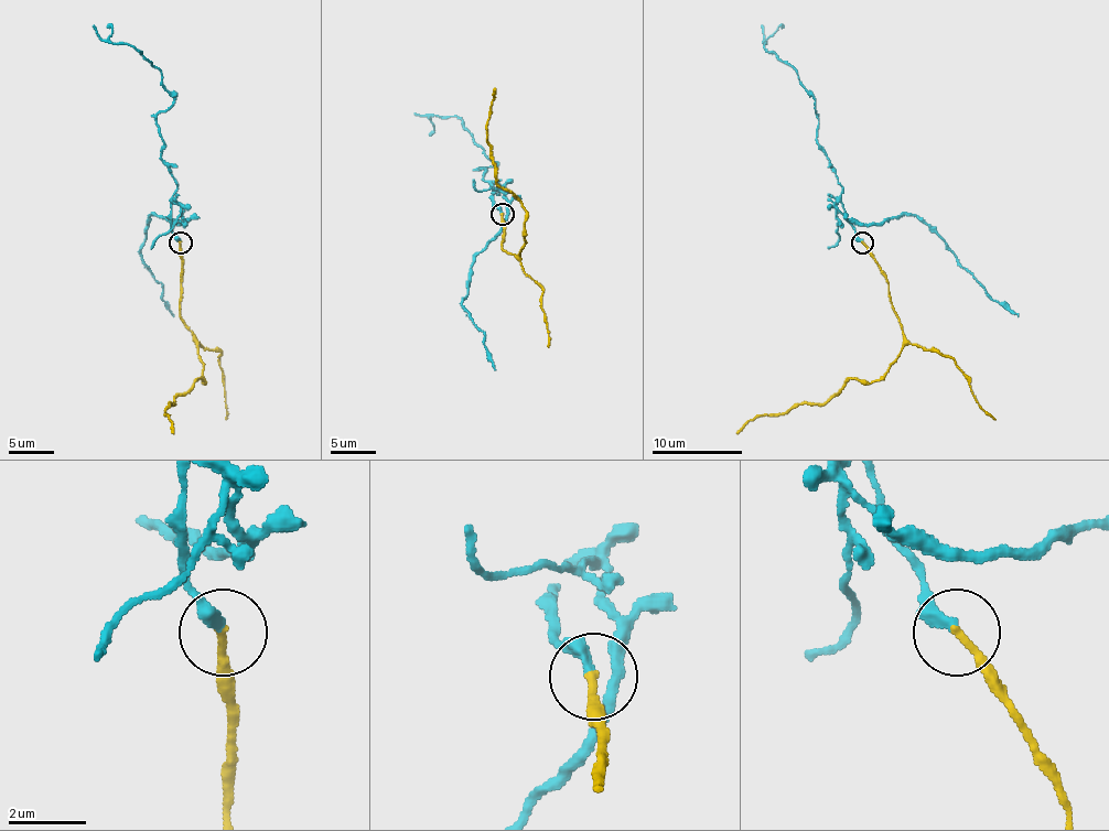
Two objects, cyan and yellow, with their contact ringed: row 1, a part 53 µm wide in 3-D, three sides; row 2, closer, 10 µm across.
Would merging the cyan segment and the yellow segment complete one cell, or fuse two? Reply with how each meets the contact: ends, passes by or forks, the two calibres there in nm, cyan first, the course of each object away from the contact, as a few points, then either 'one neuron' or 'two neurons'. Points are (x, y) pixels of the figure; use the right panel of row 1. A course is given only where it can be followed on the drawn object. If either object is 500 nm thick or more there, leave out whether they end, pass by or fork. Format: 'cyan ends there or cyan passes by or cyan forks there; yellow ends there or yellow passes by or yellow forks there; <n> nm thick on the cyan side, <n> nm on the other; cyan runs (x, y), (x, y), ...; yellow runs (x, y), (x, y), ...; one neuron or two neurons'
cyan ends there; yellow ends there; 280 nm thick on the cyan side, 200 nm on the other; cyan runs (863, 240), (844, 216), (840, 182), (818, 143), (814, 96), (797, 72), (764, 46), (784, 24); yellow runs (863, 243), (887, 283), (904, 333), (901, 353), (872, 382), (852, 378), (825, 402), (757, 414), (736, 434); two neurons

